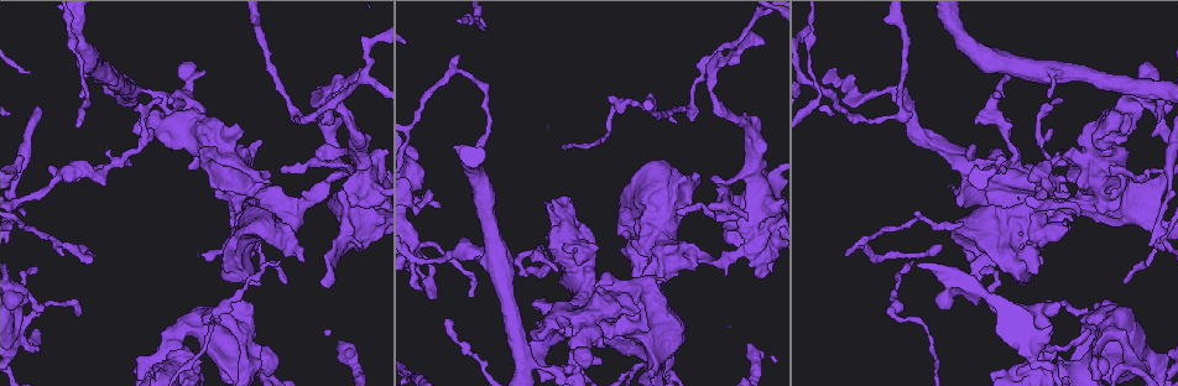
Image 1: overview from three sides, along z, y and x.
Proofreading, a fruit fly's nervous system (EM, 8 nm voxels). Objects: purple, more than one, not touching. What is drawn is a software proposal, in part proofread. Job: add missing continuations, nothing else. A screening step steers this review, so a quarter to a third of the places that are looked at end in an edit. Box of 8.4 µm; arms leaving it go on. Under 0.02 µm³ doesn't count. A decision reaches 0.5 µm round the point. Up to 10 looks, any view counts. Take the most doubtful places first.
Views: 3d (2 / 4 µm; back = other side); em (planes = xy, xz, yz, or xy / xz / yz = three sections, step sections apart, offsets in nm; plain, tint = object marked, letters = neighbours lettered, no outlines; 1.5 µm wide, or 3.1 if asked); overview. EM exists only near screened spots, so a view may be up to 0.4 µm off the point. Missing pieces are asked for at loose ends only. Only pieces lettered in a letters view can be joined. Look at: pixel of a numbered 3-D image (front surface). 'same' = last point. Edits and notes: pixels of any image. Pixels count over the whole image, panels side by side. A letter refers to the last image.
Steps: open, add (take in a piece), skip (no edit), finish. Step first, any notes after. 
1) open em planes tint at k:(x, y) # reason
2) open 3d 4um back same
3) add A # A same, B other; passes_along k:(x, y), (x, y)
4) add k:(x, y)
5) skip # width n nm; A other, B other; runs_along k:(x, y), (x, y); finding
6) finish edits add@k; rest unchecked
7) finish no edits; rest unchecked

open 3d 4um at 1:(576, 244)

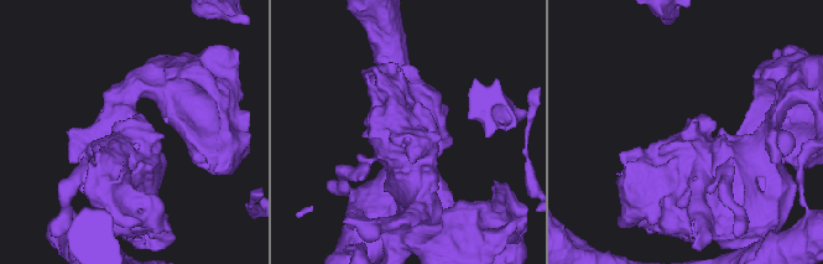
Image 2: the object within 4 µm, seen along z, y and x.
open em planes letters at 2:(407, 135) # need the tissue

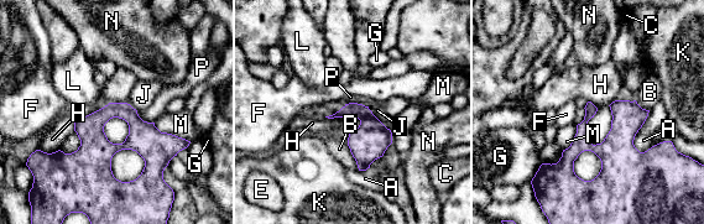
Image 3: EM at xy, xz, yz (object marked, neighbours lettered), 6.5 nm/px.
skip # A other, B other, C other, E other, F other, G other, H other, J other, K other, L other, M other, N other, P other; border 3:(588, 102), (584, 108); no lettered piece goes on from it

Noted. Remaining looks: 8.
open em planes plain at 1:(747, 216) # free end

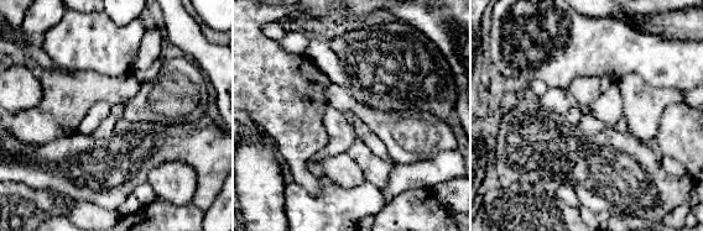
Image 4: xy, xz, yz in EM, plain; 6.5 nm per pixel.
open em planes tint same

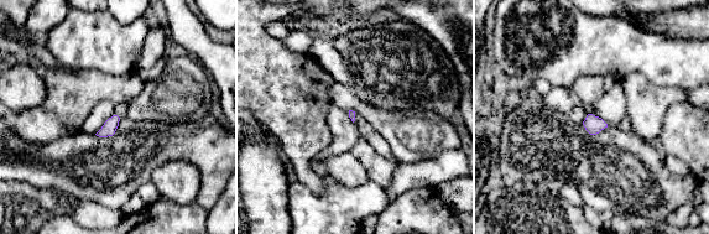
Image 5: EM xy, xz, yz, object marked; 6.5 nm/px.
open em planes letters same

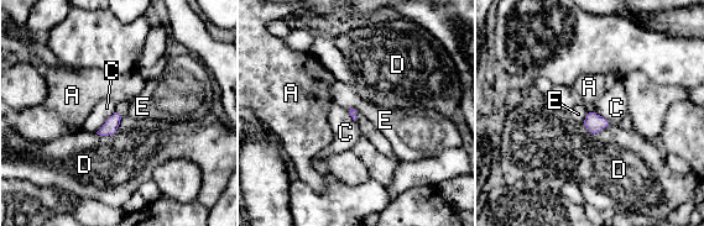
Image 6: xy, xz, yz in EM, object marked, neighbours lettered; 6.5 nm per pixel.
skip # longest_contact D 190 nm; A other, C other, D other, E other; border 6:(121, 119), (113, 133), (97, 133); none of them fits

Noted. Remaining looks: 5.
open em planes letters at 1:(326, 287) # thin end

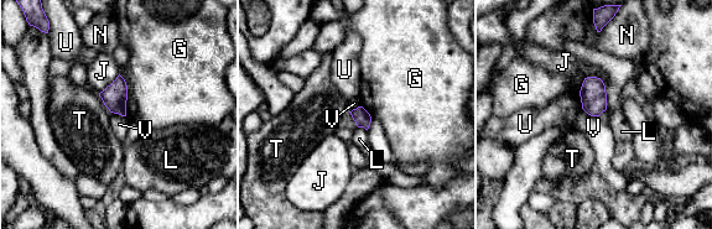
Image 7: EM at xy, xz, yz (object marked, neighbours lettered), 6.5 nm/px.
skip # longest_contact G 280 nm; G other, J other, L other, N other, T other, U other, V other; border 7:(110, 112), (125, 116); no lettered piece goes on from it

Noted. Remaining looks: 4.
open em yz step 4 tint at 1:(297, 232) # branch stops here

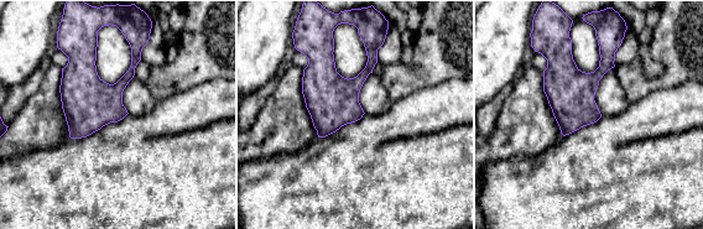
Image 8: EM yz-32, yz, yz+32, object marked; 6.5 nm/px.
open em planes letters same # cut it another way

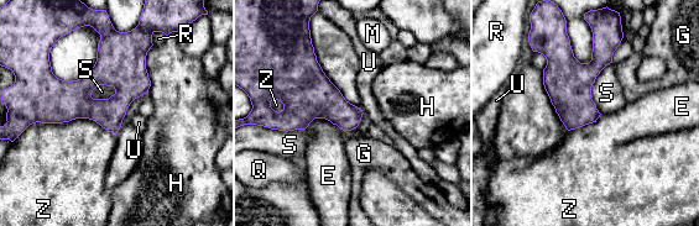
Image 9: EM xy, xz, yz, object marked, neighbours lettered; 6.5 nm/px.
skip # width 180 nm; E other, G other, H other, M other, Q other, R other, S other, U other, Z other; border 9:(360, 109), (364, 112); no lettered piece goes on from it

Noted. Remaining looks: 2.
finish no edits; rest unchecked

